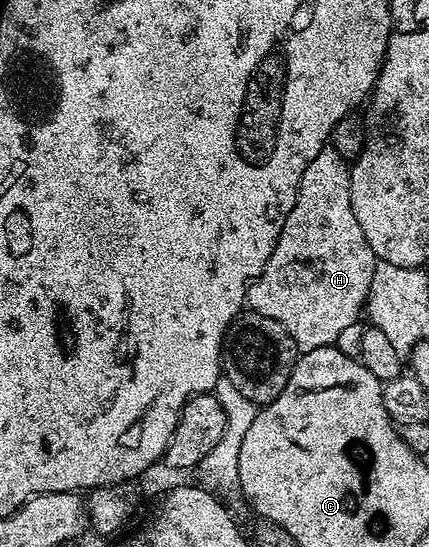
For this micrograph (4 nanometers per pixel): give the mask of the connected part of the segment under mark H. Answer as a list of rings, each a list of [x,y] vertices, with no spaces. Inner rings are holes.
[[[326,147],[314,155],[310,167],[306,167],[302,175],[296,202],[290,215],[286,215],[282,235],[278,235],[274,251],[270,259],[266,259],[266,267],[248,287],[247,308],[258,315],[266,315],[266,319],[274,319],[274,323],[282,323],[282,327],[290,331],[290,339],[294,339],[300,353],[335,345],[338,335],[342,335],[346,327],[357,324],[365,312],[377,260],[370,243],[366,243],[366,235],[362,235],[362,226],[350,203],[349,162],[337,149]]]

